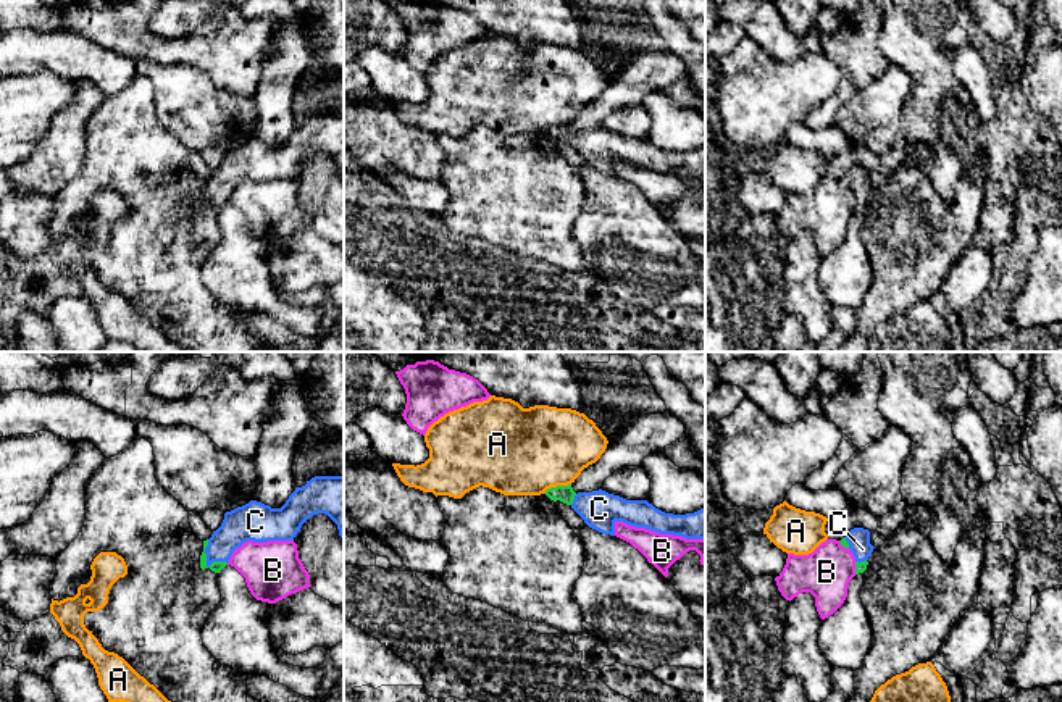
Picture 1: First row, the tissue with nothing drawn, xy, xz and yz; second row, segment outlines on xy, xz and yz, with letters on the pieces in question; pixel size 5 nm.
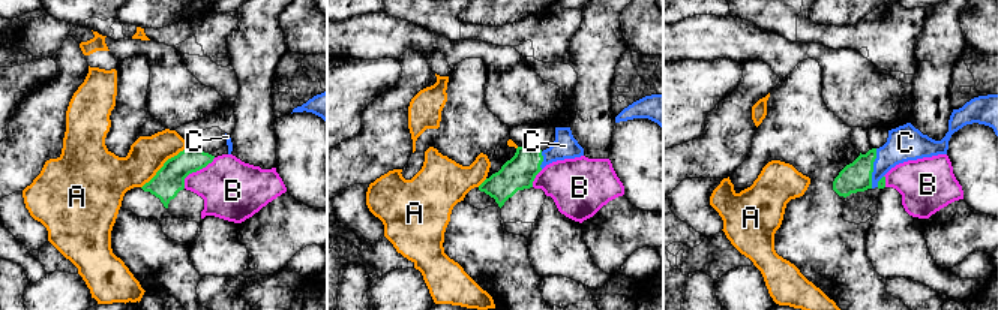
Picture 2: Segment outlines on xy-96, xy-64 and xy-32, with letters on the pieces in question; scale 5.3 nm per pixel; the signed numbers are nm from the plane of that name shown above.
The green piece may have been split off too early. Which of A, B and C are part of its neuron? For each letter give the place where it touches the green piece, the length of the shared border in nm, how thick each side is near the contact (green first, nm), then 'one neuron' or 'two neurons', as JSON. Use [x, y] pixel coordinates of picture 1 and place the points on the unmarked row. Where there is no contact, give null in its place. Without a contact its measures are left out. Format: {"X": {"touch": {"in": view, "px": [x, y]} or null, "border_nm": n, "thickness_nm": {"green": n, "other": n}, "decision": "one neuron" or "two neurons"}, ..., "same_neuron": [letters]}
{"A": {"touch": {"in": "xz", "px": [557, 125]}, "border_nm": 140, "thickness_nm": {"green": 90, "other": 440}, "decision": "two neurons"}, "B": {"touch": {"in": "yz", "px": [856, 207]}, "border_nm": 60, "thickness_nm": {"green": 50, "other": 240}, "decision": "two neurons"}, "C": {"touch": {"in": "xy", "px": [205, 200]}, "border_nm": 160, "thickness_nm": {"green": 30, "other": 170}, "decision": "one neuron"}, "same_neuron": ["C"]}

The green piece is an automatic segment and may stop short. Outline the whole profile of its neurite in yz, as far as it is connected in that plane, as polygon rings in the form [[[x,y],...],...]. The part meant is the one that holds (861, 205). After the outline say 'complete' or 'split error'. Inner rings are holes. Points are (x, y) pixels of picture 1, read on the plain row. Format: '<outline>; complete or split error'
[[[863,166],[851,168],[841,179],[841,184],[849,187],[855,195],[855,213],[863,211],[868,203],[868,195],[873,190],[870,182],[870,169]]]; split error

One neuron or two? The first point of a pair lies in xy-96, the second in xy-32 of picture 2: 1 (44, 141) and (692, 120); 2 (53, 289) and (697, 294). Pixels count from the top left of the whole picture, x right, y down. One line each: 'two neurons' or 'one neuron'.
1: two neurons
2: two neurons

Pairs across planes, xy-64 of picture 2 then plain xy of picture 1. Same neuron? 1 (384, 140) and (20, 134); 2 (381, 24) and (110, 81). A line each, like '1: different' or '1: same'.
1: different
2: same

